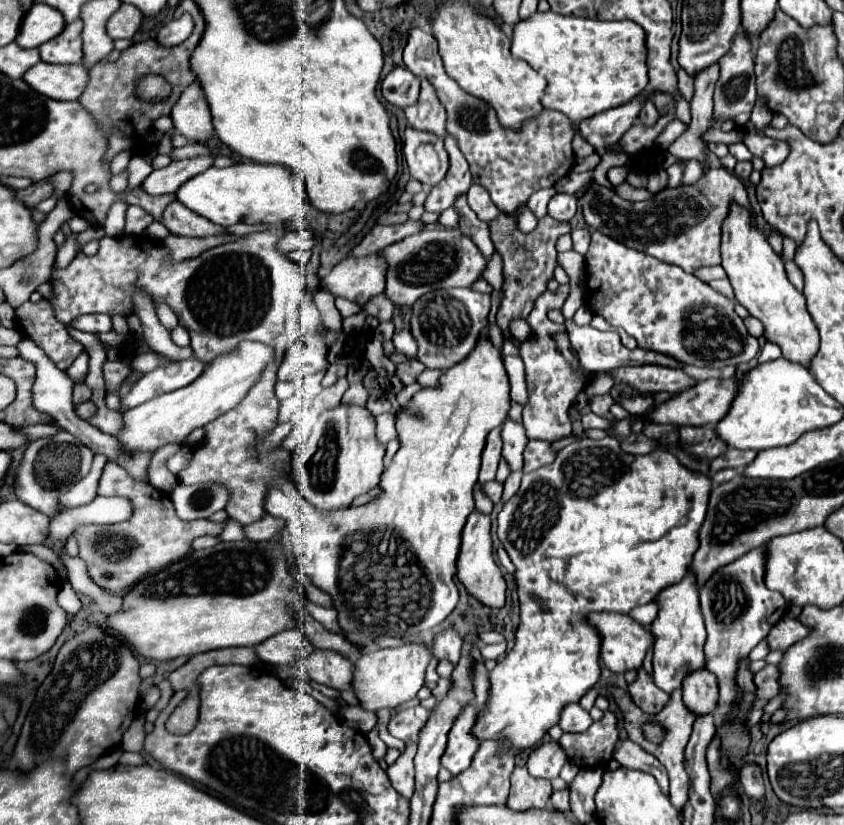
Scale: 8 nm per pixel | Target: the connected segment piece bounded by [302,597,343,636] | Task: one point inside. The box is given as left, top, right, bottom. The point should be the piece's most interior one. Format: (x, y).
(328, 617)

